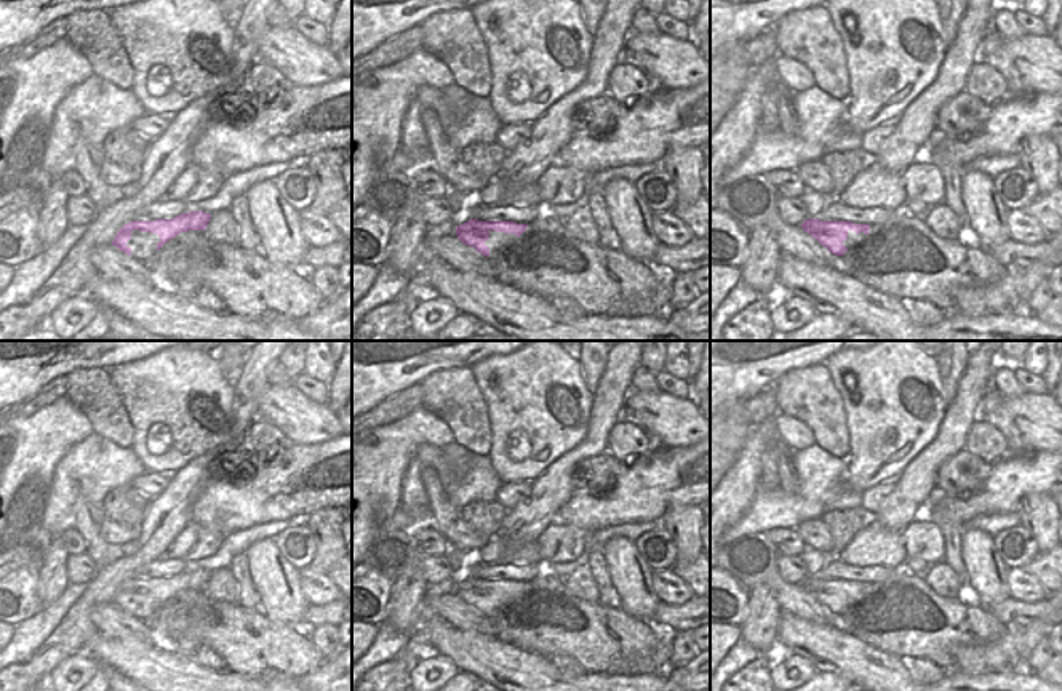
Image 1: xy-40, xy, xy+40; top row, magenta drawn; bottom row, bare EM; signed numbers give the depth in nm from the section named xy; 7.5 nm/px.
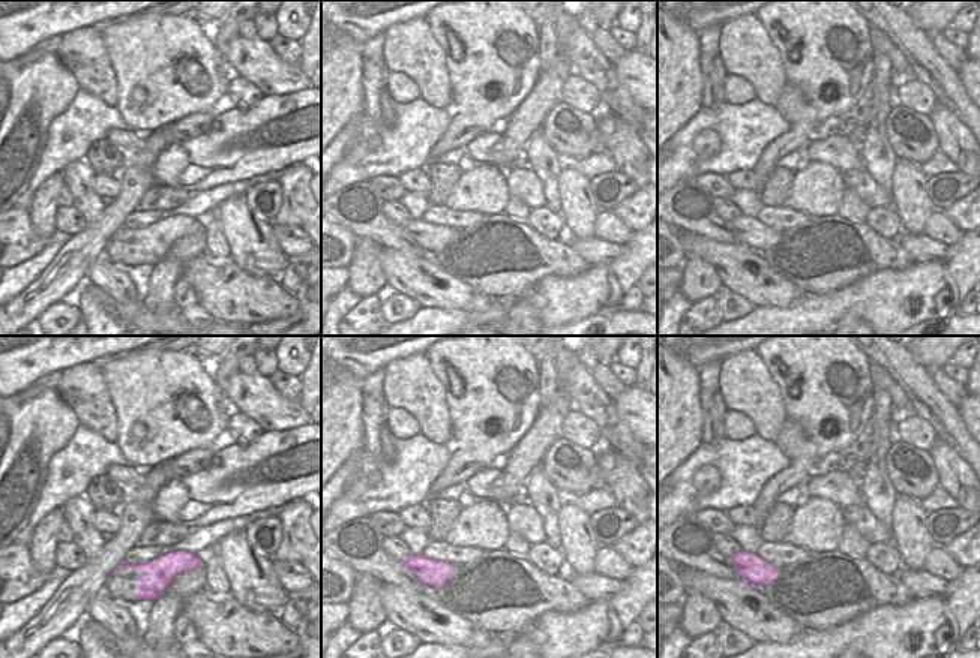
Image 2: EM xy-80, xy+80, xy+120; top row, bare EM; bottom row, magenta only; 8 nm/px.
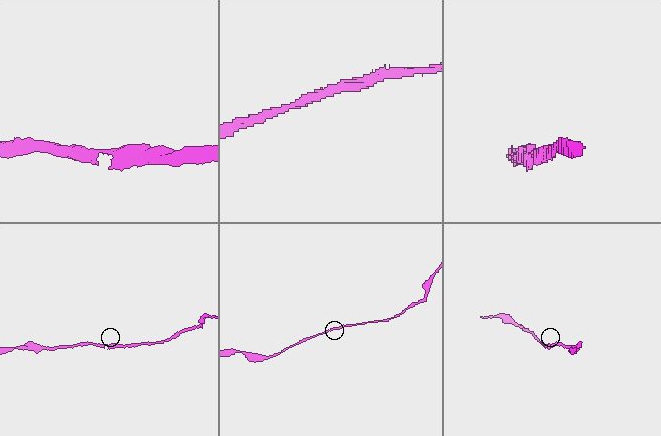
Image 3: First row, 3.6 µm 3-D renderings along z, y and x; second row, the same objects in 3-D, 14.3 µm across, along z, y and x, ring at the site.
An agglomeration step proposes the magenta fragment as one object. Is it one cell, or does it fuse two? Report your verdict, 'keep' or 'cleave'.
keep

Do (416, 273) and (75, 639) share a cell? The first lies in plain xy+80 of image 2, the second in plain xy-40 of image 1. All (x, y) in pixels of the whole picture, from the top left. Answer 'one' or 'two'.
two

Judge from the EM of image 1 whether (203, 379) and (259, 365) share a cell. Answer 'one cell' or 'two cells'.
two cells

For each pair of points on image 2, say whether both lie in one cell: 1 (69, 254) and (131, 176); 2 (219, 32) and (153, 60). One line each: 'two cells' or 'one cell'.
1: one cell
2: two cells

